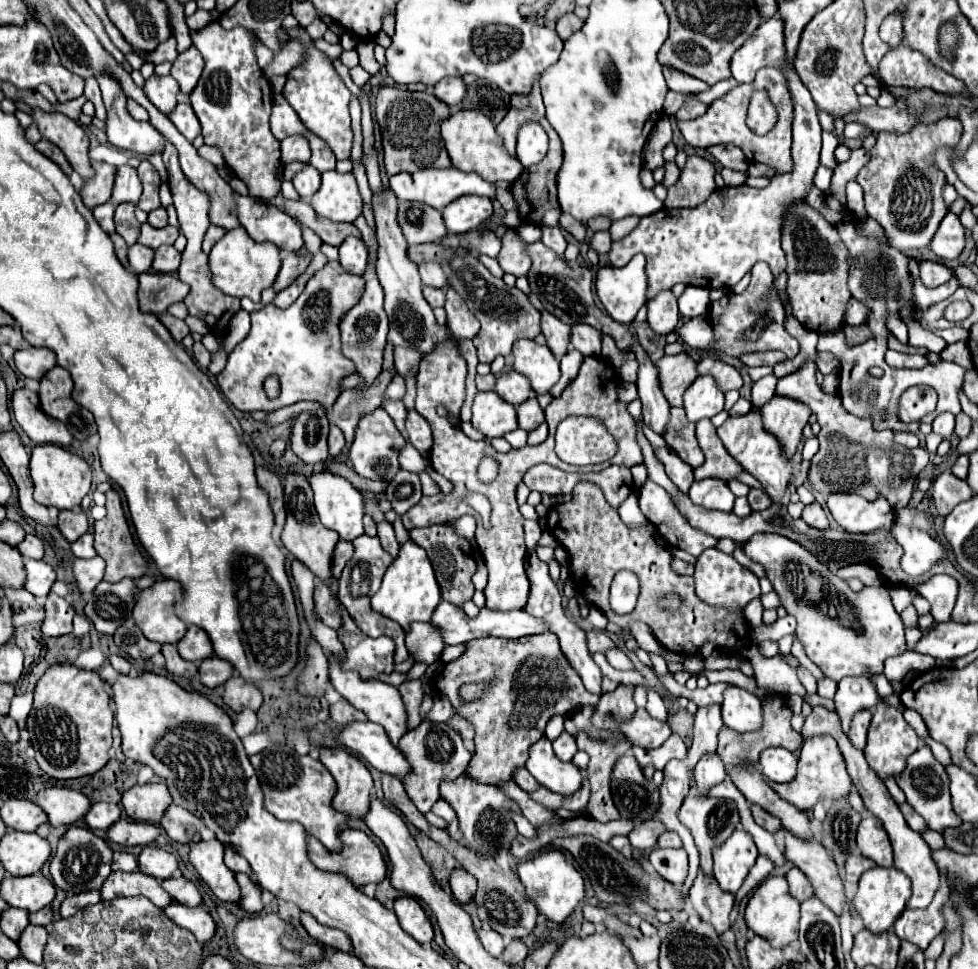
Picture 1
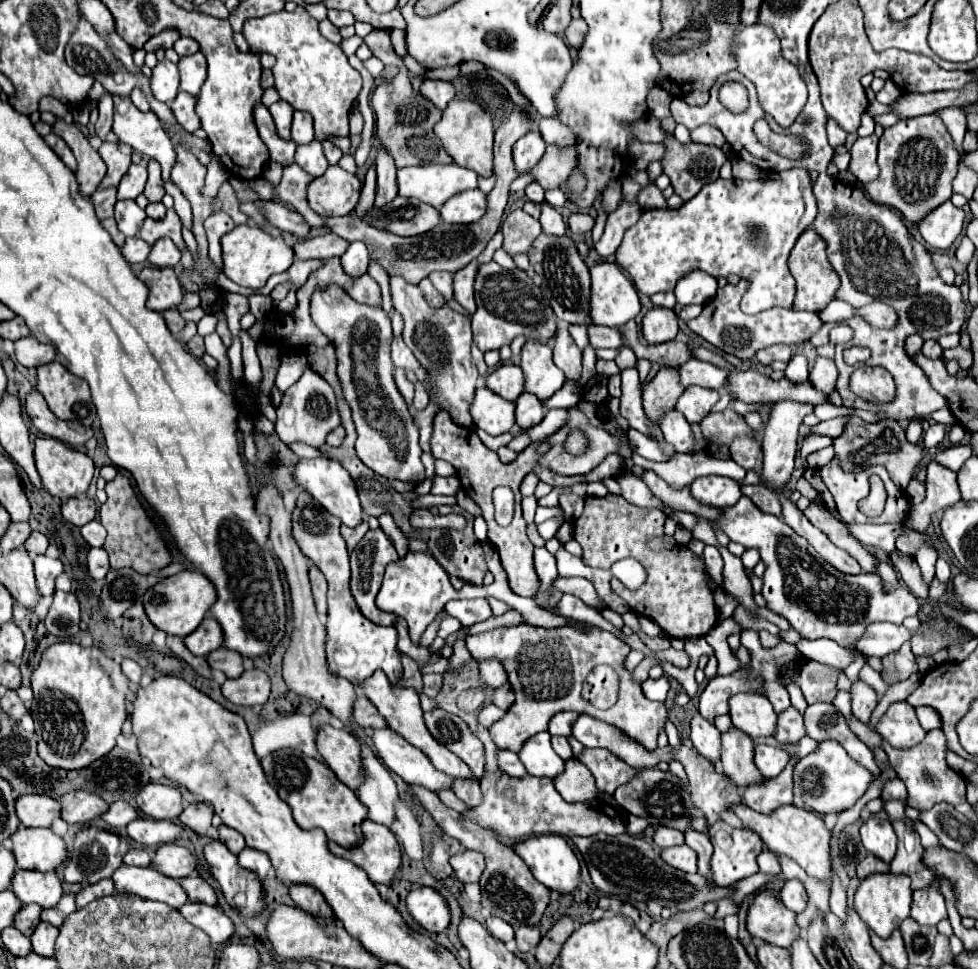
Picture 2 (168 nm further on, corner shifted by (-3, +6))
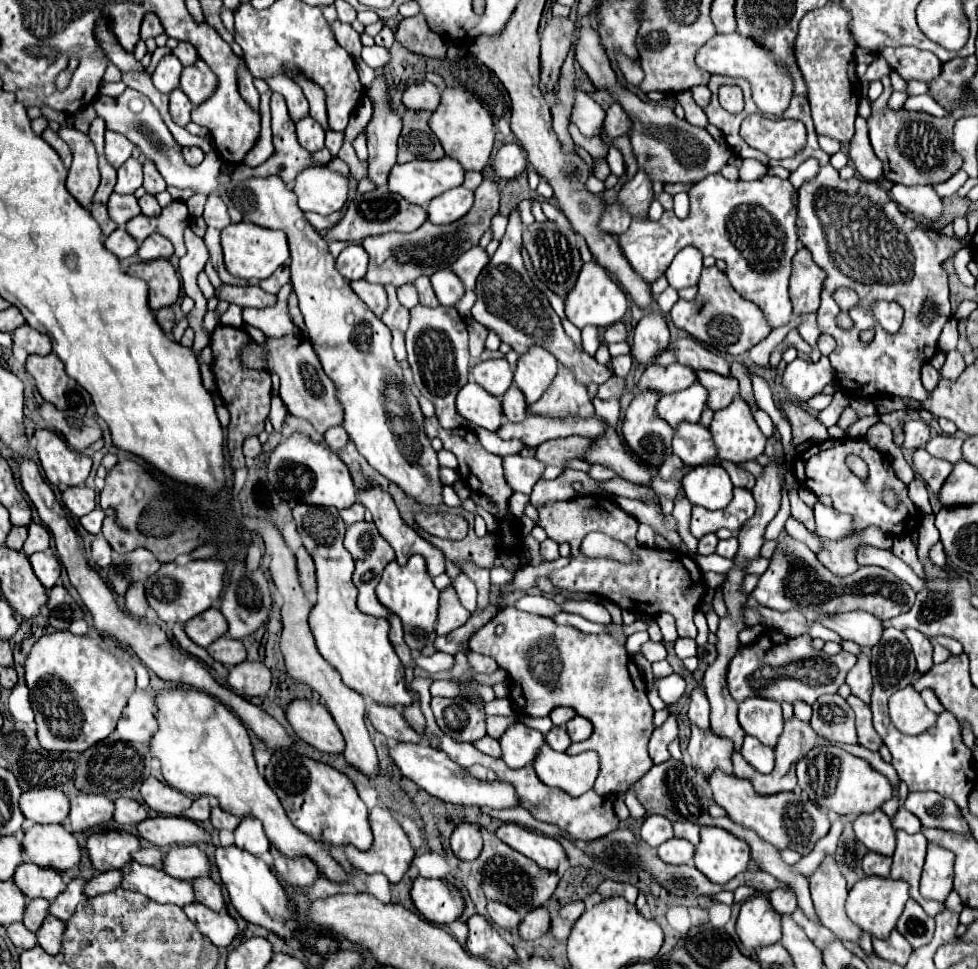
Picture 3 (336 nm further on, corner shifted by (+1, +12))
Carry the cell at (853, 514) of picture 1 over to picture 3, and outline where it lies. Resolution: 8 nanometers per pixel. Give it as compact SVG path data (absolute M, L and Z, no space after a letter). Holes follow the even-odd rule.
M827 439L823 443L811 445L805 451L801 451L795 459L795 477L801 485L805 485L807 489L811 489L817 497L821 495L829 495L833 501L833 509L839 513L849 513L853 517L853 531L847 537L853 537L855 533L861 533L867 527L879 527L885 533L891 535L903 535L907 533L907 523L909 519L915 515L915 505L913 501L907 497L907 485L903 481L899 481L891 469L891 463L887 461L887 471L885 471L885 457L883 453L879 453L877 449L873 449L867 441L863 439ZM849 453L857 453L867 465L869 465L869 477L867 481L859 479L857 475L853 475L847 465L845 465L845 457ZM883 489L893 489L895 495L899 497L899 507L897 509L889 509L883 501L881 501L881 493Z

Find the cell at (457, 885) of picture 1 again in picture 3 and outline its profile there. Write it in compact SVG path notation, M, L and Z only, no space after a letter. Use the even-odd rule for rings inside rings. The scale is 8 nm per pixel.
M461 821L455 827L455 831L451 833L451 849L463 861L477 859L481 849L483 849L483 839L481 839L479 825L469 823L469 821Z

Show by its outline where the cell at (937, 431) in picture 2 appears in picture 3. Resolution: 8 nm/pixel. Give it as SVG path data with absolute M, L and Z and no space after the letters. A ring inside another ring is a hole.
M921 419L917 421L907 421L903 425L903 433L905 433L905 449L917 449L923 447L929 441L929 427L927 423L923 423Z

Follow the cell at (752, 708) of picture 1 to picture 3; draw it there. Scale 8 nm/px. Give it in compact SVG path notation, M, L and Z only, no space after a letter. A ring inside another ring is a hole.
M751 697L739 703L739 723L747 735L757 737L763 745L775 747L783 733L781 705L763 697Z

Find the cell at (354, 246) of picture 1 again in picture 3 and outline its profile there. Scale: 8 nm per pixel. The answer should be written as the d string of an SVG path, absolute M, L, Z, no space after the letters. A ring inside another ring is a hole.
M347 245L337 257L337 271L347 279L363 279L367 271L367 253L361 245Z

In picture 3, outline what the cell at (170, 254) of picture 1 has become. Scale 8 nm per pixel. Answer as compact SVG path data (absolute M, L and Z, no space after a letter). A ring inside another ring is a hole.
M153 233L153 235L149 235L149 237L141 243L141 247L139 247L137 255L139 255L139 259L141 259L141 261L169 259L169 257L173 255L173 245L171 245L171 241L169 241L169 239L165 239L163 235Z

